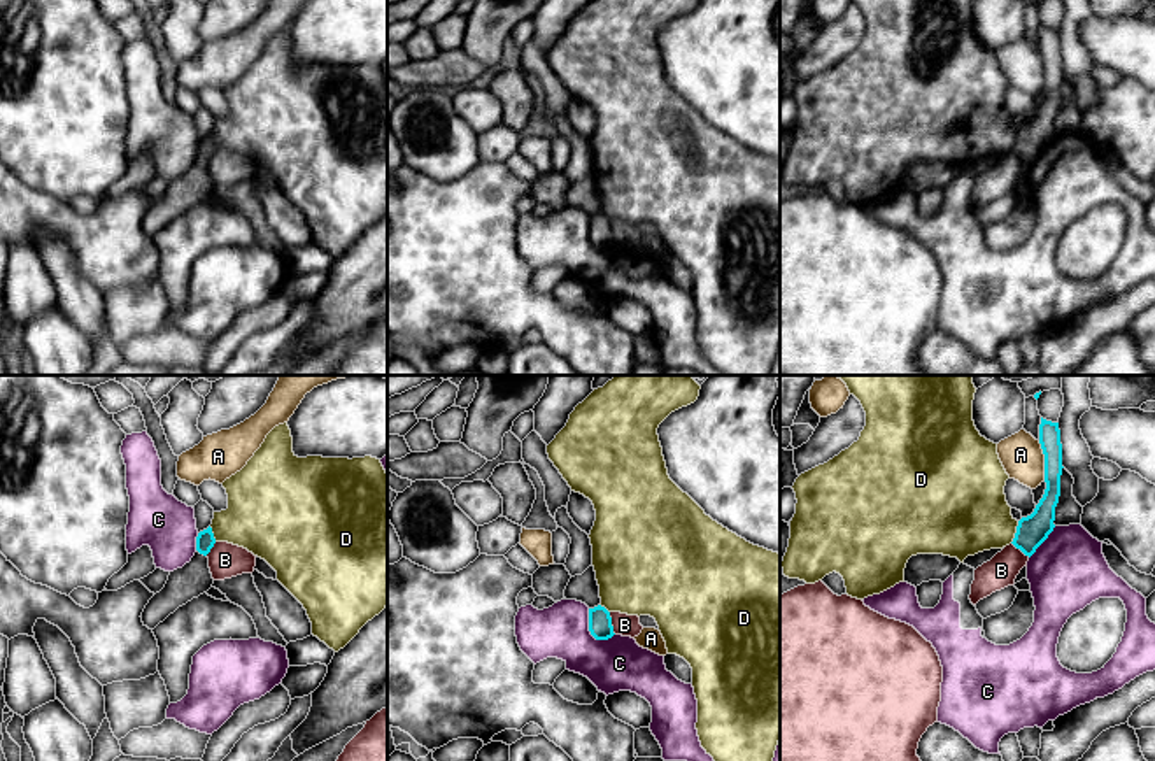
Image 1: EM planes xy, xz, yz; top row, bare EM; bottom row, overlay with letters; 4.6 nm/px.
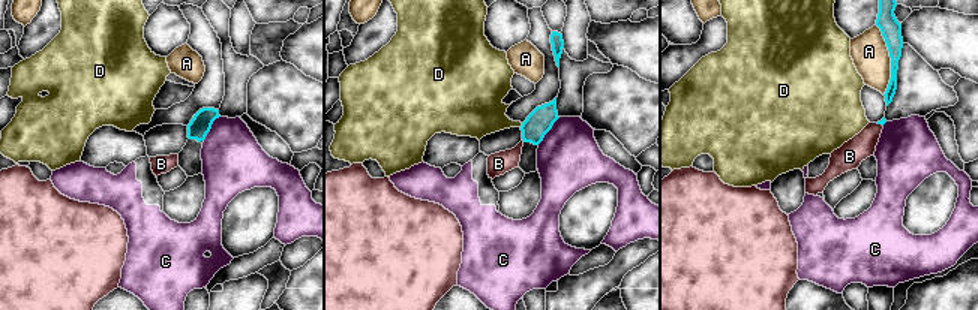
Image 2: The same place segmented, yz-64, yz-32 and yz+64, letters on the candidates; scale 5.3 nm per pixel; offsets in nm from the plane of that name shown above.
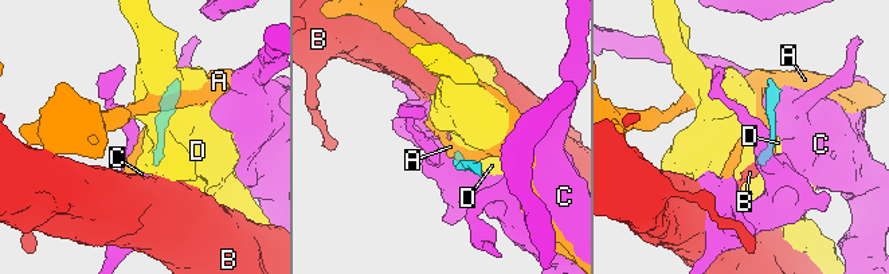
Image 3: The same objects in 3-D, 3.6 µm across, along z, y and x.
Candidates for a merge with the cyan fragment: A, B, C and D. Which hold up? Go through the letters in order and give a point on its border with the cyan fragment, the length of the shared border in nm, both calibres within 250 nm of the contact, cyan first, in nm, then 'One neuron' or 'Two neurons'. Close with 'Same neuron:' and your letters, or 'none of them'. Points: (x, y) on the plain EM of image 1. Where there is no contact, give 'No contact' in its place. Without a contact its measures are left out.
A: Touches cyan at yz (1045, 67). Shared border 190 nm. Thickness 100 nm (cyan) against 190 nm. Two neurons
B: Touches cyan at xz (610, 230). Shared border 110 nm. Thickness 110 nm (cyan) against 100 nm. Two neurons
C: Touches cyan at xz (589, 237). Shared border 180 nm. Thickness 110 nm (cyan) against 240 nm. Two neurons
D: Touches cyan at yz (1017, 139). Shared border 110 nm. Thickness 140 nm (cyan) against 380 nm. Two neurons
Same neuron: none of them

